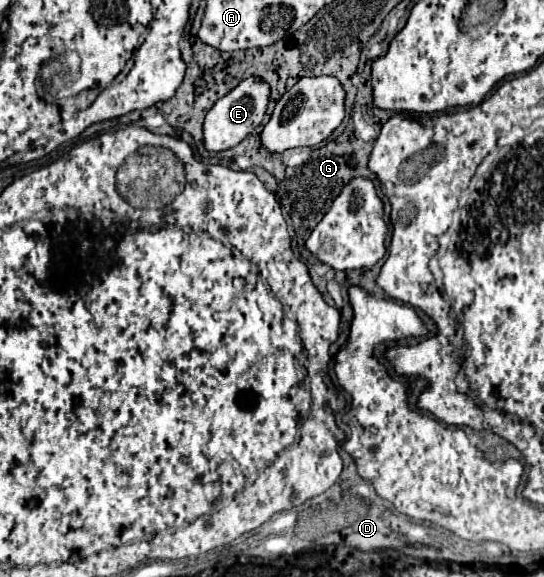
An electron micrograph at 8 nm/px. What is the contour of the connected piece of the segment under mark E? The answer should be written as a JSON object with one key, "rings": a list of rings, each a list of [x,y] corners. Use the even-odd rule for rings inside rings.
{"rings":[[[248,77],[240,81],[228,95],[218,99],[204,119],[204,147],[208,151],[226,151],[248,137],[264,119],[270,103],[270,85],[258,77]]]}

